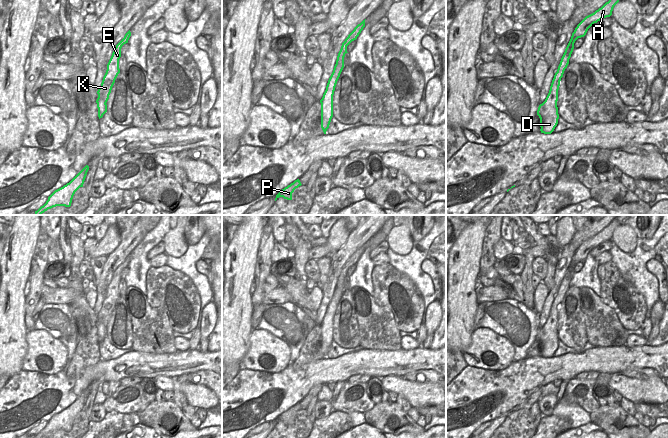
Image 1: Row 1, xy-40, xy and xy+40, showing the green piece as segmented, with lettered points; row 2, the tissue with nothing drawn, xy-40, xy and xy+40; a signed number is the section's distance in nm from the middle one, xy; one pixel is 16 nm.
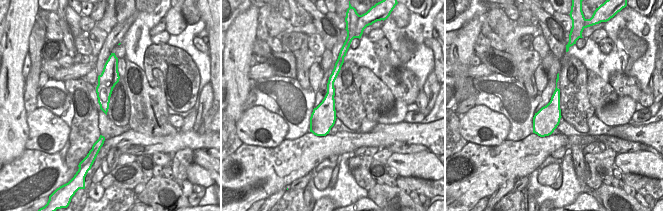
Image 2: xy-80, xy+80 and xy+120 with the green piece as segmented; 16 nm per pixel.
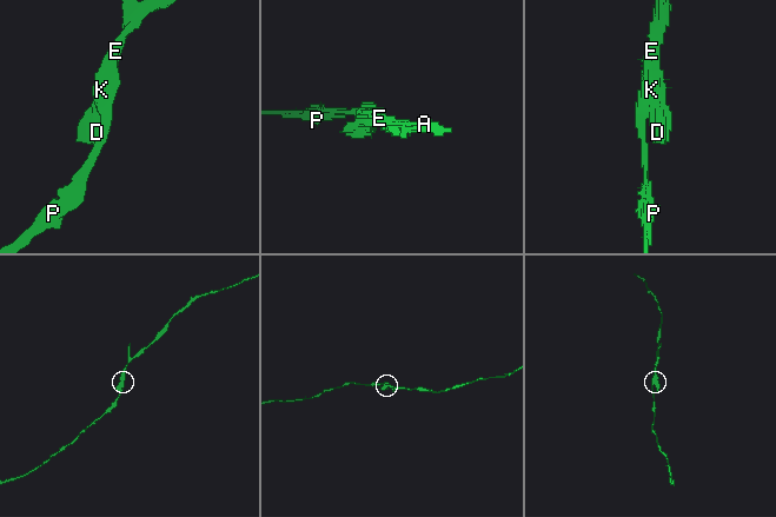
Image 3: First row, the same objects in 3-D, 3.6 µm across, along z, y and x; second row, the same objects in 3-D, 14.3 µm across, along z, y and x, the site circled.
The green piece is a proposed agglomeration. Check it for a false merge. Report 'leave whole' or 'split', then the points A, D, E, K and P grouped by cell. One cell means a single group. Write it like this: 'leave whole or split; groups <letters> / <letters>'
split; groups A E K P / D

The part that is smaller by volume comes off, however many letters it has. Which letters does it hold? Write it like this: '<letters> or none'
D

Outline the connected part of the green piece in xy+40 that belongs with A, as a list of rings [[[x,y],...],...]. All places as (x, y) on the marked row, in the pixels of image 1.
[[[609,0],[601,8],[596,10],[594,13],[586,16],[575,28],[572,33],[571,39],[567,45],[574,45],[578,38],[584,37],[588,29],[603,18],[610,17],[614,6],[619,2],[619,0]]]

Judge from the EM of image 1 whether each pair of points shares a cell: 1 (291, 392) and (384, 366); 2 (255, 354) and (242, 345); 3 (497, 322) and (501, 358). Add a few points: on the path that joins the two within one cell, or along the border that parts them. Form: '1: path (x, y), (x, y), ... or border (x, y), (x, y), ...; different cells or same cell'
1: path (314, 373), (340, 369), (344, 366), (361, 366); same cell
2: border (253, 329), (249, 336), (249, 349), (240, 361); different cells
3: border (481, 327), (487, 327), (504, 336), (515, 350); different cells

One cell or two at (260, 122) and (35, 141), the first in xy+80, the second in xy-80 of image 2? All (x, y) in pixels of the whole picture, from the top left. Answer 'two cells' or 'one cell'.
one cell

